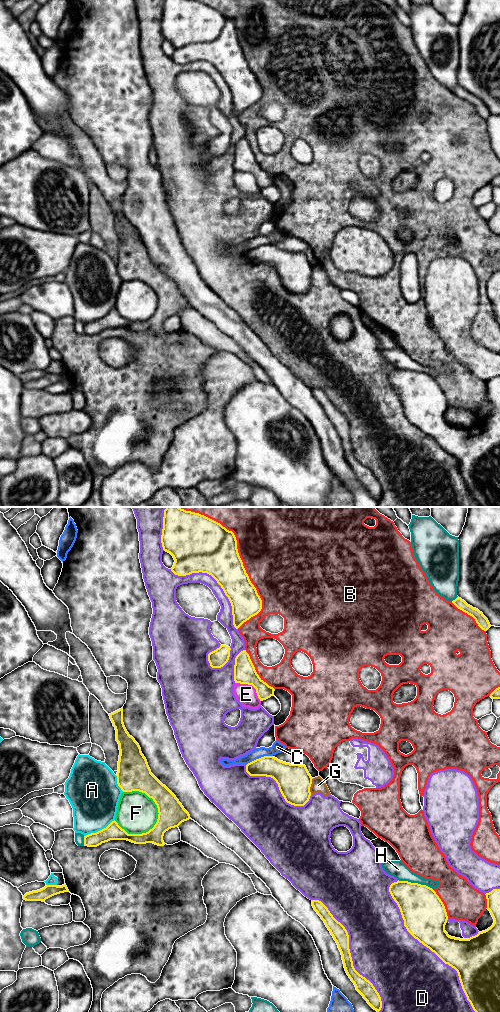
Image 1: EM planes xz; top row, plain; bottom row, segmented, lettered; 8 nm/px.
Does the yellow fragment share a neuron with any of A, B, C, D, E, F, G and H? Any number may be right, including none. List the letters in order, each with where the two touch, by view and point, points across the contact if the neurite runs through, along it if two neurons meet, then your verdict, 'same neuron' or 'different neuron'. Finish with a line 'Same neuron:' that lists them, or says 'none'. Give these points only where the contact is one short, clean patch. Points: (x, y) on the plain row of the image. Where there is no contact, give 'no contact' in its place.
A: contact xz (100, 318); different neuron
B: contact xz (242, 51); different neuron
C: contact xz (259, 246); different neuron
D: contact xz (431, 438); different neuron
E: contact xz (251, 172); same neuron
F: contact xz (153, 288); different neuron
G: contact xz (310, 274); border xz (313, 266), (310, 272), (310, 282); different neuron
H: contact xz (415, 371); different neuron
Same neuron: E

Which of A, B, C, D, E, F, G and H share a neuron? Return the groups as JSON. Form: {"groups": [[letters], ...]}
{"groups": [["A"], ["B"], ["C"], ["D", "G"], ["E"], ["F"], ["H"]]}

